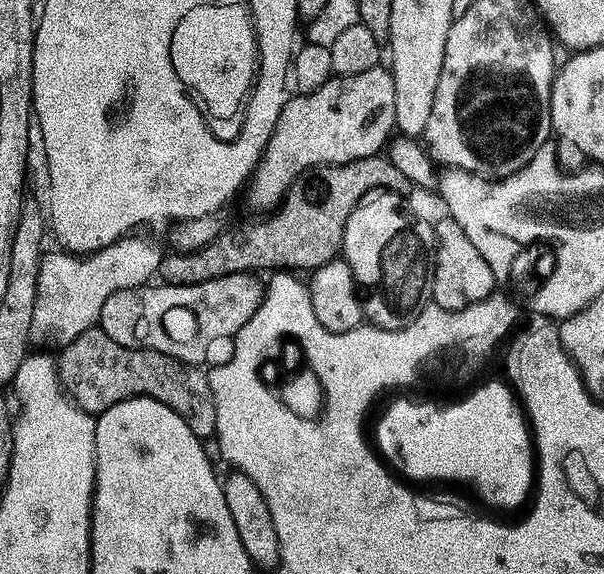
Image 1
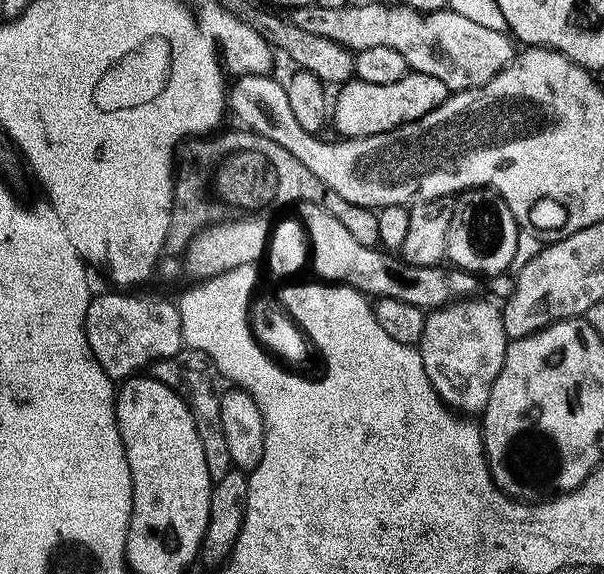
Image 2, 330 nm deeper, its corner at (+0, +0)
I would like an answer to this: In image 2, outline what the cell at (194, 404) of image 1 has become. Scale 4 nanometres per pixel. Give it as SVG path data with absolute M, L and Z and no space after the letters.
M182 350L176 356L157 360L151 365L150 372L154 379L177 392L187 402L198 426L198 438L202 438L202 454L206 454L206 470L210 470L210 478L213 482L226 478L234 471L234 465L230 458L230 446L226 446L226 434L222 434L222 392L216 389L218 373L212 359L201 352Z

